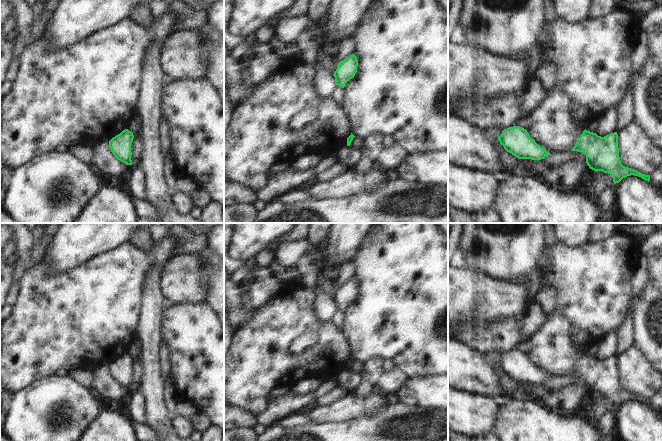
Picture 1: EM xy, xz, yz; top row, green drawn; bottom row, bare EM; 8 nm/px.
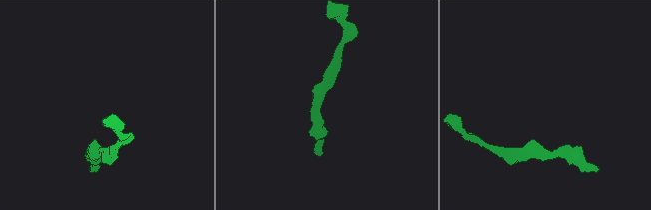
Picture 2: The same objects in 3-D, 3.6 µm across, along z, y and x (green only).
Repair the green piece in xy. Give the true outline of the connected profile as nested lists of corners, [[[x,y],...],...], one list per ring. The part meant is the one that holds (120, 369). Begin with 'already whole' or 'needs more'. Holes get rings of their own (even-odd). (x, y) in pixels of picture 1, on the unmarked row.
already whole; [[[128,353],[123,354],[109,365],[109,372],[113,379],[121,386],[132,389],[131,368],[134,359]]]

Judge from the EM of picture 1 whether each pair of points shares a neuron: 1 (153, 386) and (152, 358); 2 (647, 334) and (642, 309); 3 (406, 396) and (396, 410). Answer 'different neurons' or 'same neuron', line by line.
1: same neuron
2: same neuron
3: different neurons

